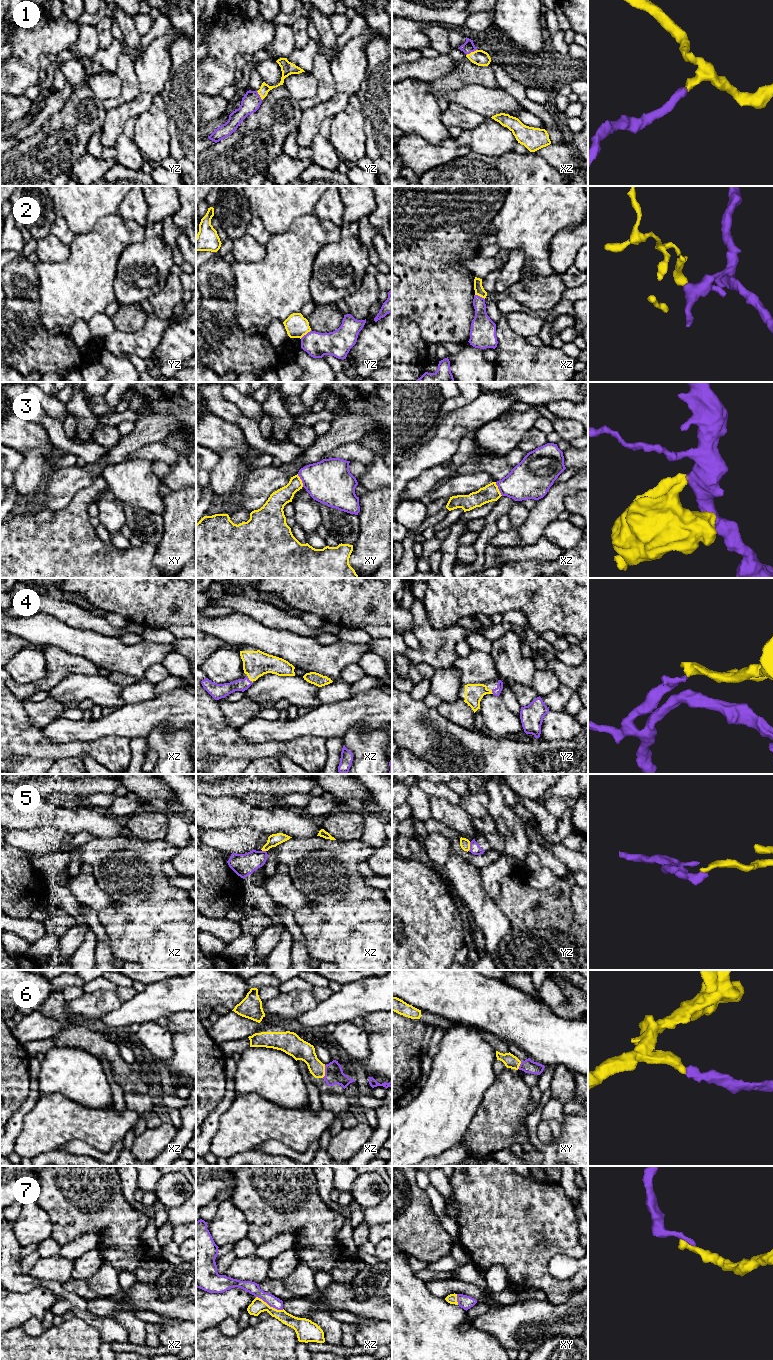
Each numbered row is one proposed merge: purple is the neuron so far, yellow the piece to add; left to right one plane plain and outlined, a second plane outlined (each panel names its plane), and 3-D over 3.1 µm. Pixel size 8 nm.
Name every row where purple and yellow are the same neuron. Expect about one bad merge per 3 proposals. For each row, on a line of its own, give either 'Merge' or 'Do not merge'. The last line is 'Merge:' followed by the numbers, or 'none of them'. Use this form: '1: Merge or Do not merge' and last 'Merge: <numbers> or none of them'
1: Merge
2: Merge
3: Do not merge
4: Merge
5: Do not merge
6: Merge
7: Merge
Merge: 1, 2, 4, 6, 7

